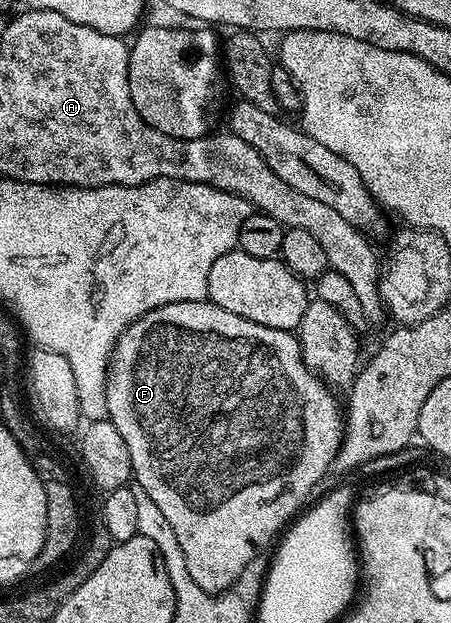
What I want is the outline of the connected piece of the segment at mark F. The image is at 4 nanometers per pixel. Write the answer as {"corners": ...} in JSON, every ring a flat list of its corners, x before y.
{"corners":[[209,299,157,307,138,317,117,339,111,352,111,362,107,365,107,417,113,427,121,431,125,447,129,447,134,484,143,489,153,503,157,503,158,509,165,514,165,520,173,526,173,535,177,535,177,543,181,543,181,555,185,555,185,567,189,567,189,575,193,575,197,587,206,593,218,595,228,592,234,586,231,584,250,567,251,560,271,540,274,542,288,522,304,508,303,500,318,487,319,480,327,472,332,472,339,444,343,442,345,413,341,401,334,397,336,394,329,392,324,382,303,362,303,352,294,332,261,327,249,319,241,319,241,315,233,315,233,311,225,311,225,307,217,307]]}

